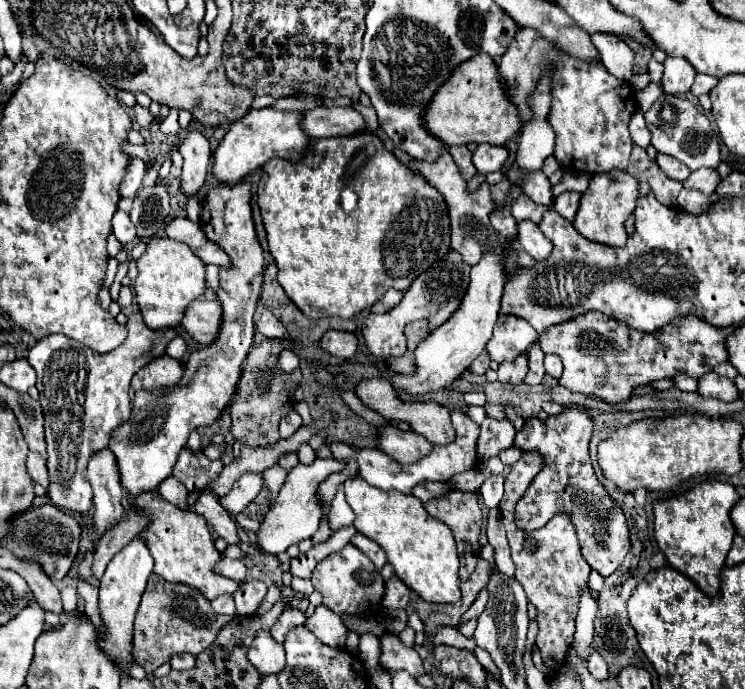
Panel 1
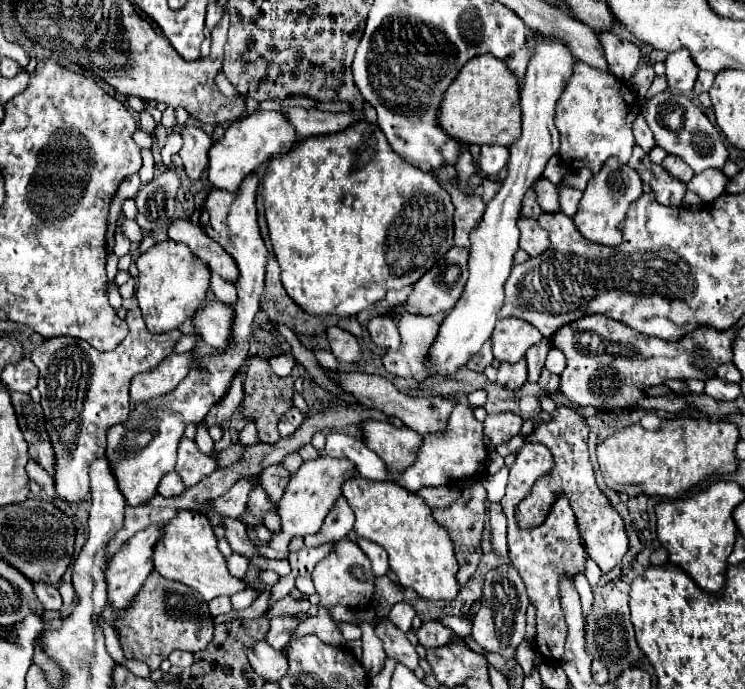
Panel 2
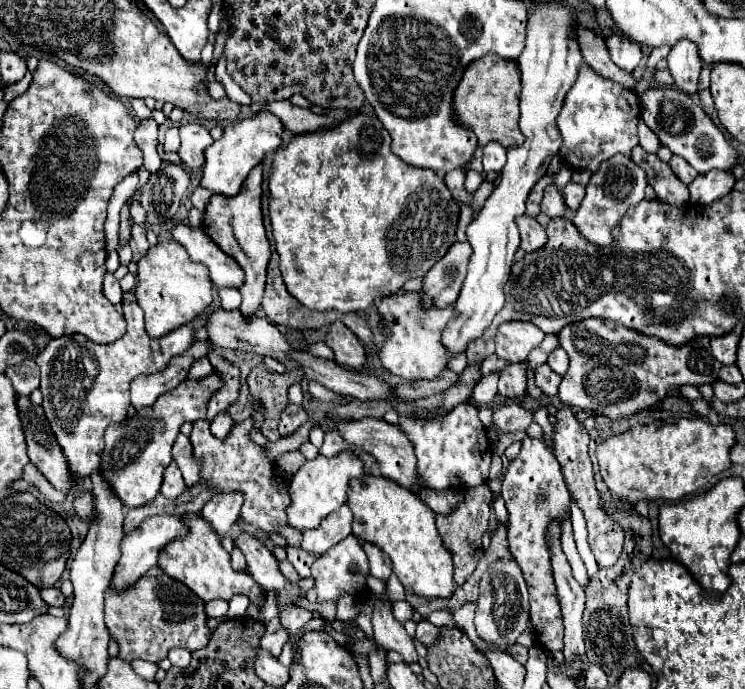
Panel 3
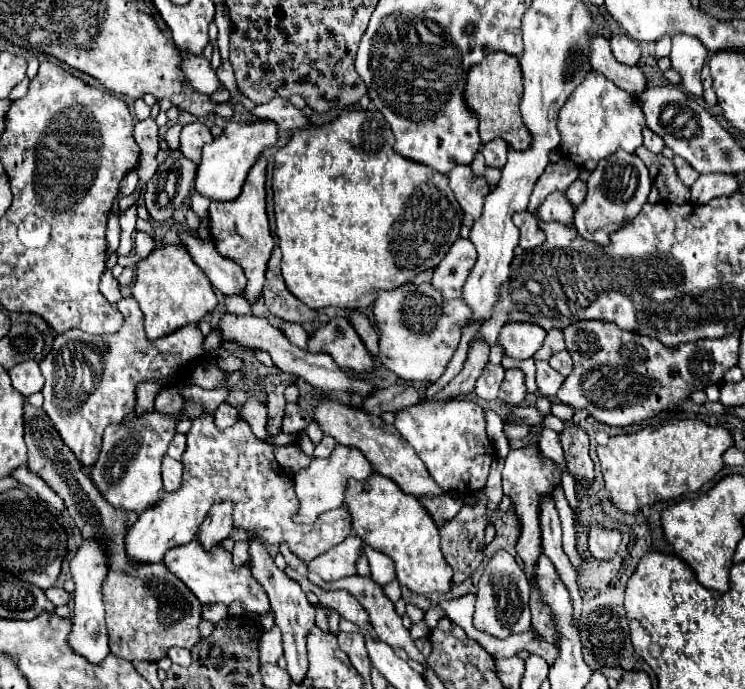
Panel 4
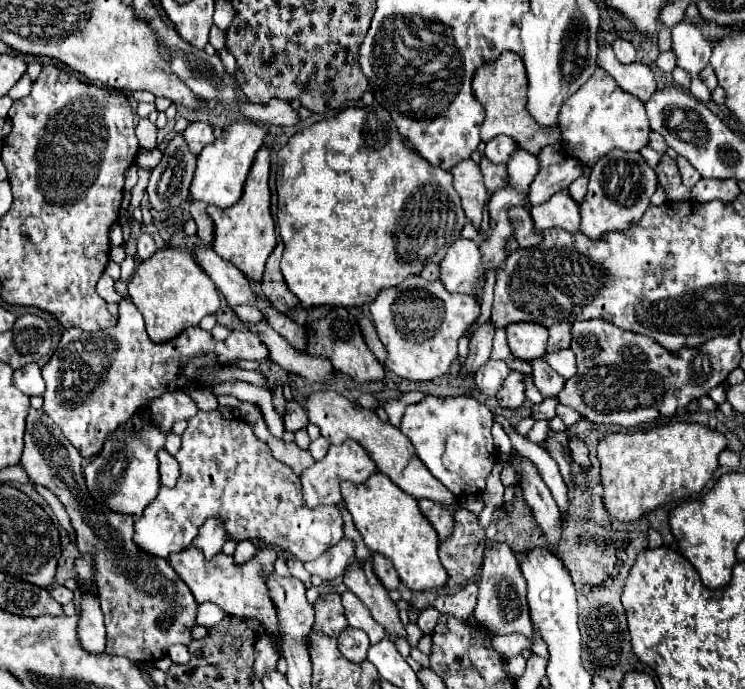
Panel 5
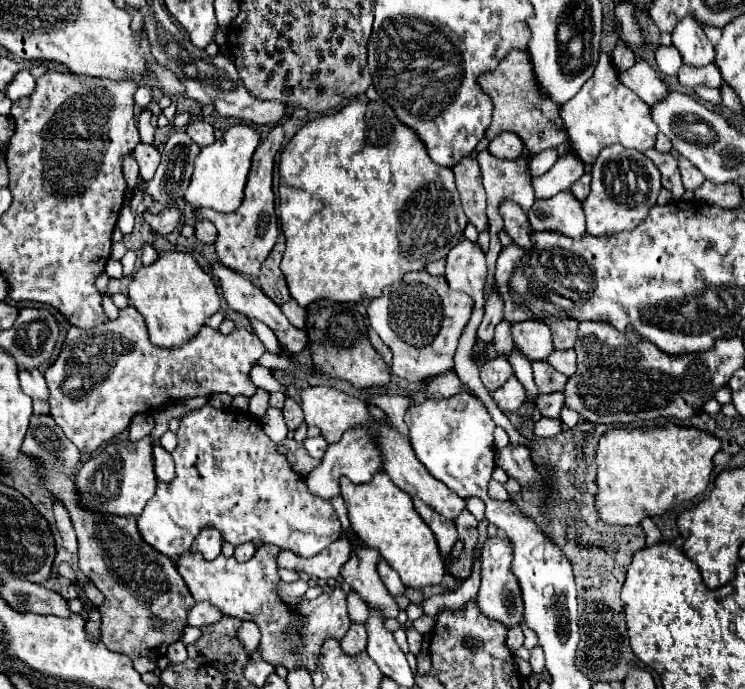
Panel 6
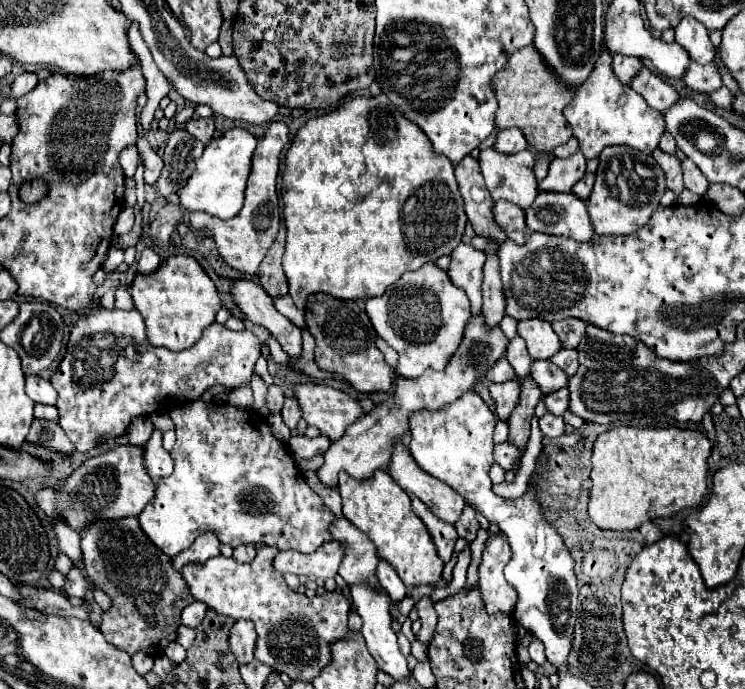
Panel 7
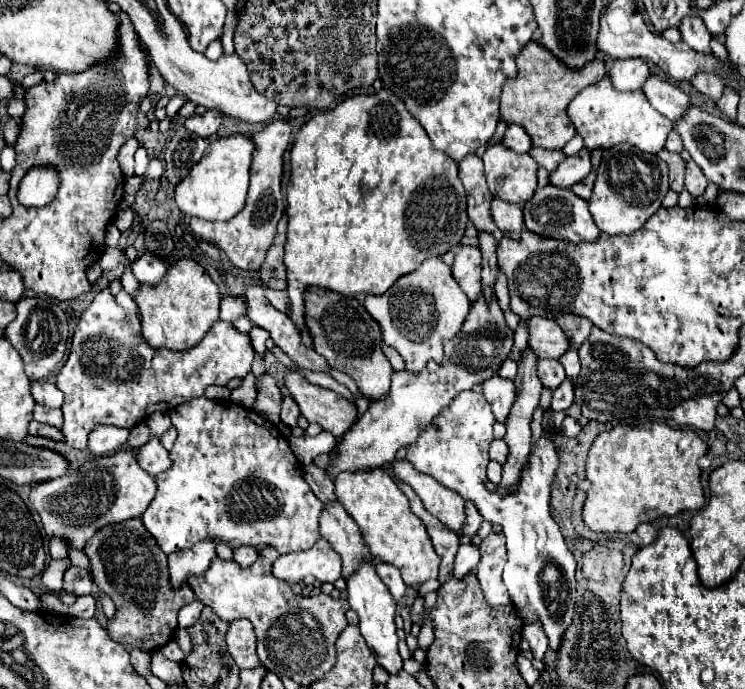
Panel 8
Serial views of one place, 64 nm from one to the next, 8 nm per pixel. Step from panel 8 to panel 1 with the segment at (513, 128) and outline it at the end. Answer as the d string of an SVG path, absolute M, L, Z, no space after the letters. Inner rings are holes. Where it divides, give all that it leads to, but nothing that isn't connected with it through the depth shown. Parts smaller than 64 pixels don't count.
M480 144L478 150L474 152L474 166L478 170L478 174L490 174L490 172L498 172L506 158L510 156L510 152L504 146L494 146L494 144Z

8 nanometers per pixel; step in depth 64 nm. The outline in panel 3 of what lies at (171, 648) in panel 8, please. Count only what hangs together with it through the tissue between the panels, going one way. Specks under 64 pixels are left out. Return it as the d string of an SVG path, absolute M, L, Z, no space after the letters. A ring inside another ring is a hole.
M172 648L168 652L168 660L178 668L186 668L190 664L190 652L184 648Z

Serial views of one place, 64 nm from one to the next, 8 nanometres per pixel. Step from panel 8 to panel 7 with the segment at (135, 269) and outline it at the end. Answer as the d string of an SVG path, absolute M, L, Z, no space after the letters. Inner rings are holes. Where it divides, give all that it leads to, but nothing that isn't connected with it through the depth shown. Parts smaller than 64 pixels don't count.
M144 248L142 254L140 254L140 260L138 260L136 274L150 276L150 274L154 274L160 268L160 264L162 264L162 258L152 248Z

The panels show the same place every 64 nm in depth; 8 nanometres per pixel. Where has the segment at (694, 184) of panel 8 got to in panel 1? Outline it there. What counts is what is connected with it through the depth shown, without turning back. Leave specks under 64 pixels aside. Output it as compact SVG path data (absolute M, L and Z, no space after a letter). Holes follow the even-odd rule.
M658 154L656 162L658 162L658 166L660 166L670 178L674 178L674 180L678 180L678 182L684 182L686 176L690 174L690 168L684 166L684 164L680 164L680 162L678 162L676 158L672 158L672 156Z

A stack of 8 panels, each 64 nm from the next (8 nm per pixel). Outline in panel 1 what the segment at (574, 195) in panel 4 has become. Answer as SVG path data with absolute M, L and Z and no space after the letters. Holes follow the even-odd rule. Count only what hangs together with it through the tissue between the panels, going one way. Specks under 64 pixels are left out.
M564 192L560 196L556 196L554 200L554 210L564 216L566 220L574 220L576 216L576 210L578 210L578 202L580 202L580 196L578 192Z

